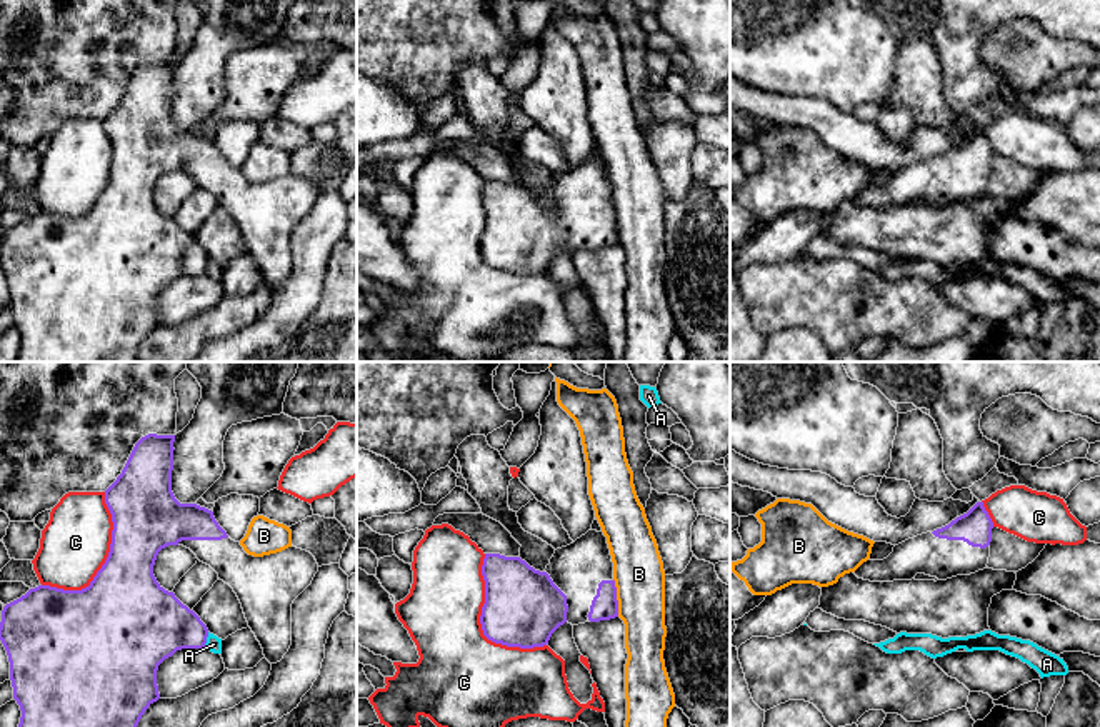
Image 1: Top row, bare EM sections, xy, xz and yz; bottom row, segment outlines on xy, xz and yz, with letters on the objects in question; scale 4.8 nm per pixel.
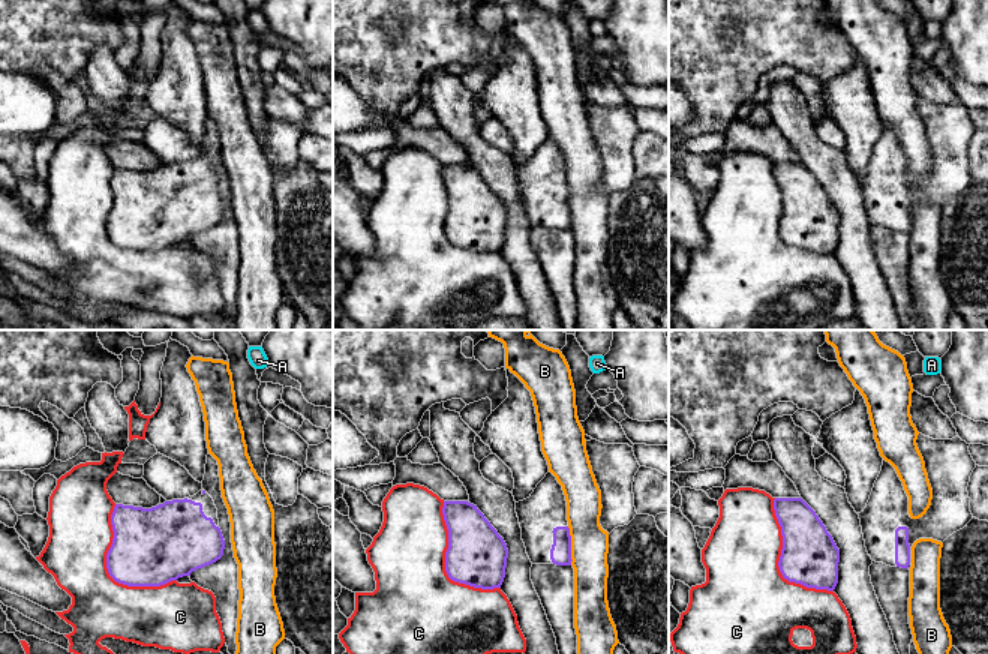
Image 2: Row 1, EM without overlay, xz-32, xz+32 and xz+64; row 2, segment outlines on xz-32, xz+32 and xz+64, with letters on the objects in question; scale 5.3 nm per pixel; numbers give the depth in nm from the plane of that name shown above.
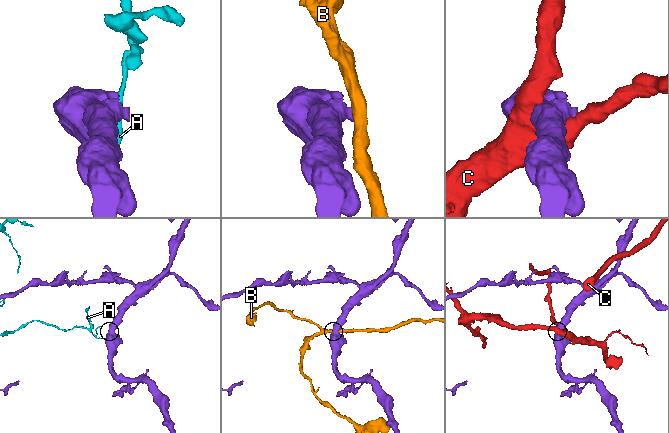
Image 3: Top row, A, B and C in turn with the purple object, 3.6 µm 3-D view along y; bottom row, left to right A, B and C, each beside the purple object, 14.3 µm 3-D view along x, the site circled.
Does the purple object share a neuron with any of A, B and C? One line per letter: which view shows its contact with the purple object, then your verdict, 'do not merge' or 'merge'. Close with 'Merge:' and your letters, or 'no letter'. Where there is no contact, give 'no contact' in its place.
A: xy | do not merge
B: xz | do not merge
C: xz | do not merge
Merge: no letter

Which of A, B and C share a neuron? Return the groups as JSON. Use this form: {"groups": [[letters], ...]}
{"groups": [["A"], ["B"], ["C"]]}

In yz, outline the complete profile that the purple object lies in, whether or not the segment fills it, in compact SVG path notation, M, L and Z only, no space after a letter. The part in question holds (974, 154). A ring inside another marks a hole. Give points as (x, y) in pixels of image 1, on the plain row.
M977 128L948 152L908 165L883 187L867 187L853 200L870 208L912 207L917 200L947 207L987 195L993 148Z

